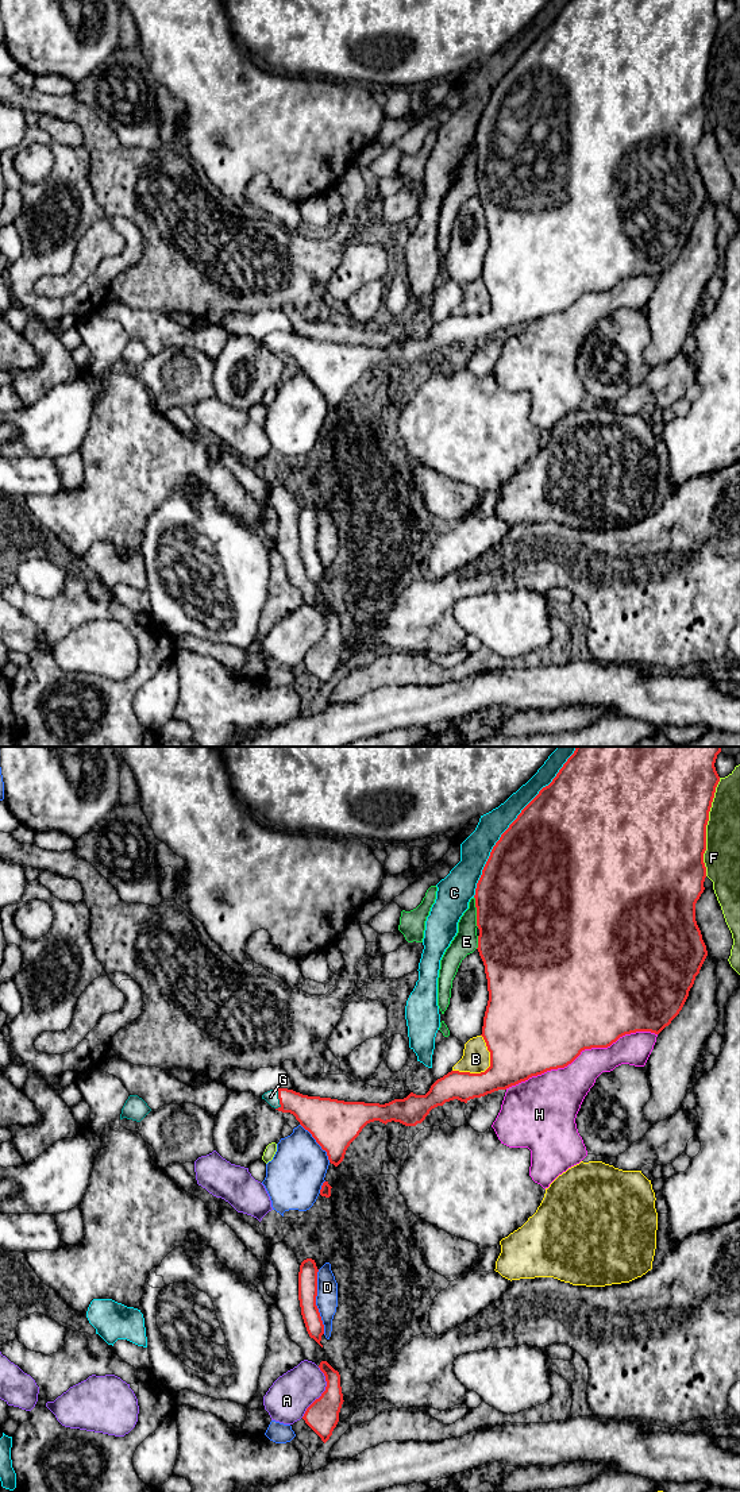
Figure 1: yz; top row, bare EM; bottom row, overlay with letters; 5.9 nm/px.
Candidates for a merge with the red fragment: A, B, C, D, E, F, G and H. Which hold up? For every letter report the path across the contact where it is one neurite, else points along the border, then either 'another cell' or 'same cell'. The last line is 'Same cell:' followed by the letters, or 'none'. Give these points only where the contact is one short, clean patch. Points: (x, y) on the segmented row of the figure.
A: another cell
B: another cell
C: another cell
D: another cell
E: another cell
F: another cell
G: way yz (318, 1115), (293, 1102), (280, 1099), (270, 1097); same cell
H: another cell
Same cell: G

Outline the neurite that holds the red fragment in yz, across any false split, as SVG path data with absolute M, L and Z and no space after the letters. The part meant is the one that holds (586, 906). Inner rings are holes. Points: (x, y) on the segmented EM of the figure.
M577 747L552 782L521 810L493 847L475 888L478 952L485 965L489 1001L483 1017L482 1037L490 1052L490 1067L481 1073L451 1071L438 1079L425 1095L411 1092L404 1099L389 1103L344 1102L331 1098L308 1096L288 1088L274 1088L262 1095L271 1107L290 1113L327 1152L331 1164L338 1167L350 1144L362 1129L374 1121L400 1122L405 1126L421 1123L429 1111L446 1102L458 1099L467 1103L498 1090L506 1090L532 1076L571 1064L582 1050L608 1048L620 1037L636 1032L659 1034L682 1010L695 976L708 956L706 945L695 921L695 903L704 892L706 867L706 825L720 776L714 763L721 747Z

